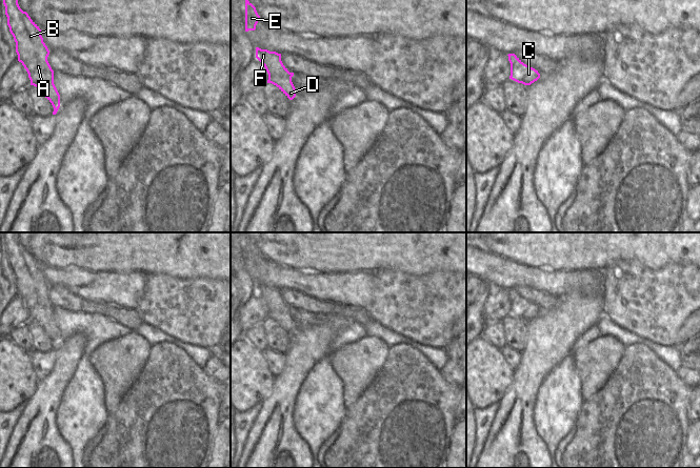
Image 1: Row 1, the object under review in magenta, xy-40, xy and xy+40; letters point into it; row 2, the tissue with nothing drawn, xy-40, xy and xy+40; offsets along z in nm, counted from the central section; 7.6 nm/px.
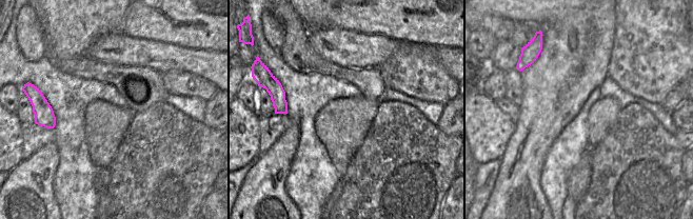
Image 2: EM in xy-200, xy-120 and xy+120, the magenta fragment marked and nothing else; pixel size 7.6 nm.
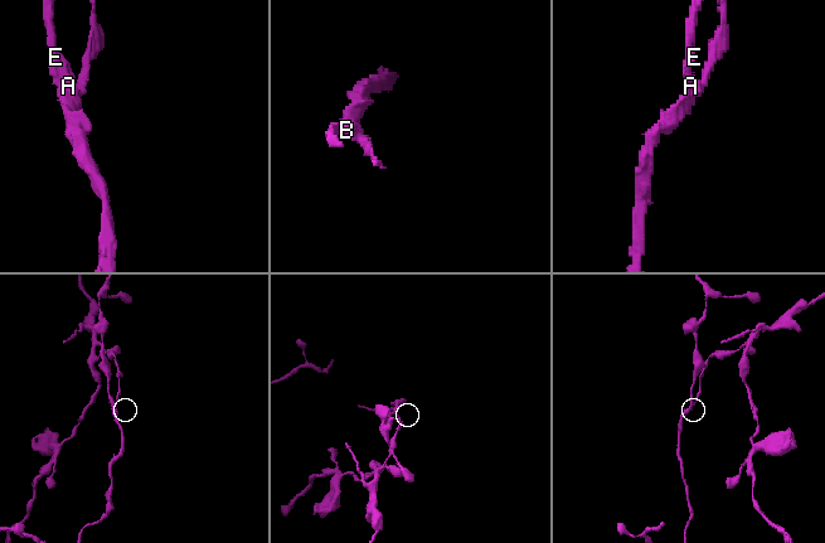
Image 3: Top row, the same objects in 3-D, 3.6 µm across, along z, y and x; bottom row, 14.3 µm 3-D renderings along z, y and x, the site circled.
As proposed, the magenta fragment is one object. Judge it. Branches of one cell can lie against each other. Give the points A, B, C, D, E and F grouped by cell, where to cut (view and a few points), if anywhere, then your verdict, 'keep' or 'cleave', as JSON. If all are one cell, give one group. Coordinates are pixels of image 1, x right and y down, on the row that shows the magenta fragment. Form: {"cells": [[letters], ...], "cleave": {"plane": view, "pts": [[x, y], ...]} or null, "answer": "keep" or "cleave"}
{"cells": [["A", "B", "D", "E", "F"], ["C"]], "cleave": {"plane": "xy", "pts": [[288, 73], [291, 79]]}, "answer": "cleave"}

